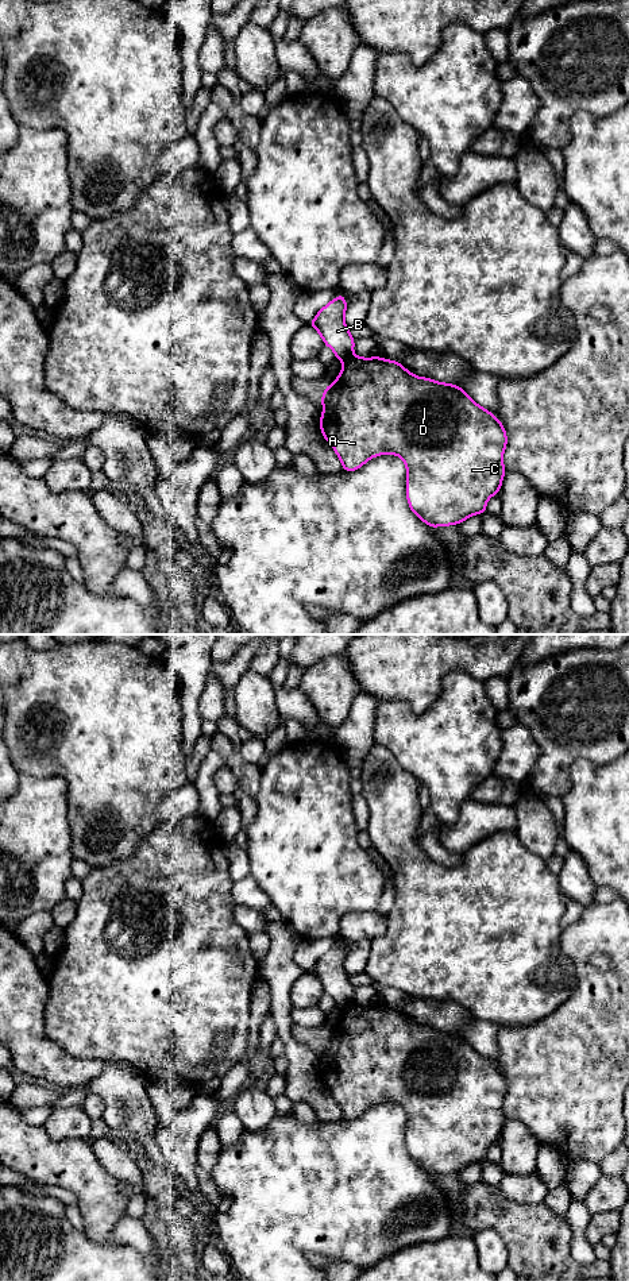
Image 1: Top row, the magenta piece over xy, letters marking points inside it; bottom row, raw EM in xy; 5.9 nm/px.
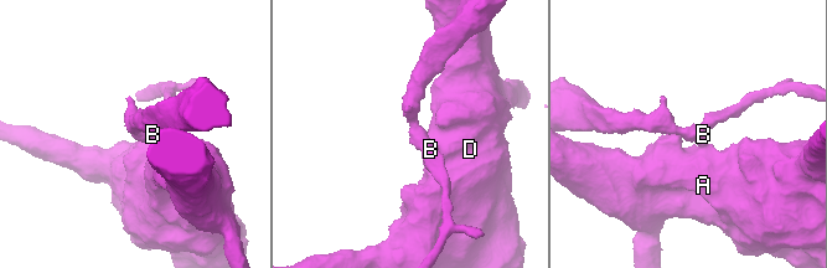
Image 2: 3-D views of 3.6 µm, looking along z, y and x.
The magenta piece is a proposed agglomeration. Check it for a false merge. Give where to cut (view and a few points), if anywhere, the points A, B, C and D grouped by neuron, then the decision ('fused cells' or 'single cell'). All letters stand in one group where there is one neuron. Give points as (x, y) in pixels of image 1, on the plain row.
cut in xy along (352, 1002), (343, 1010); A C D / B; fused cells

